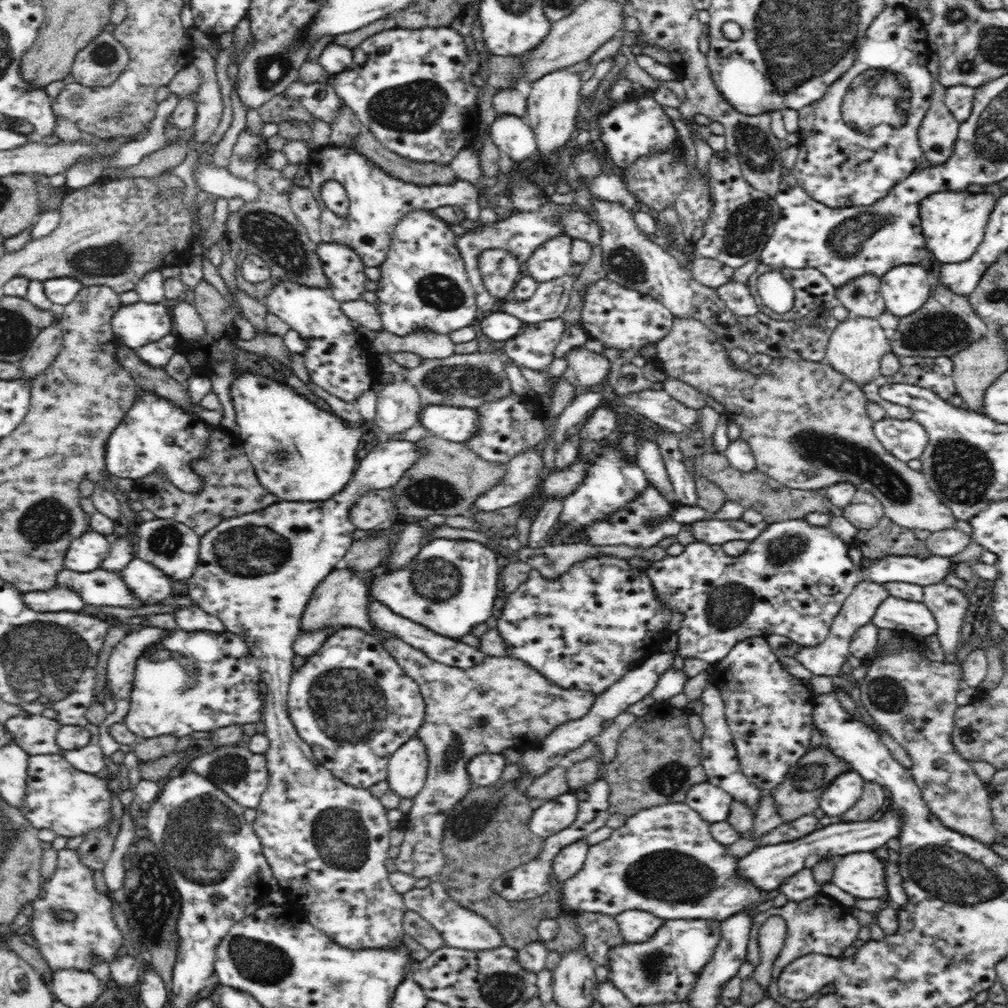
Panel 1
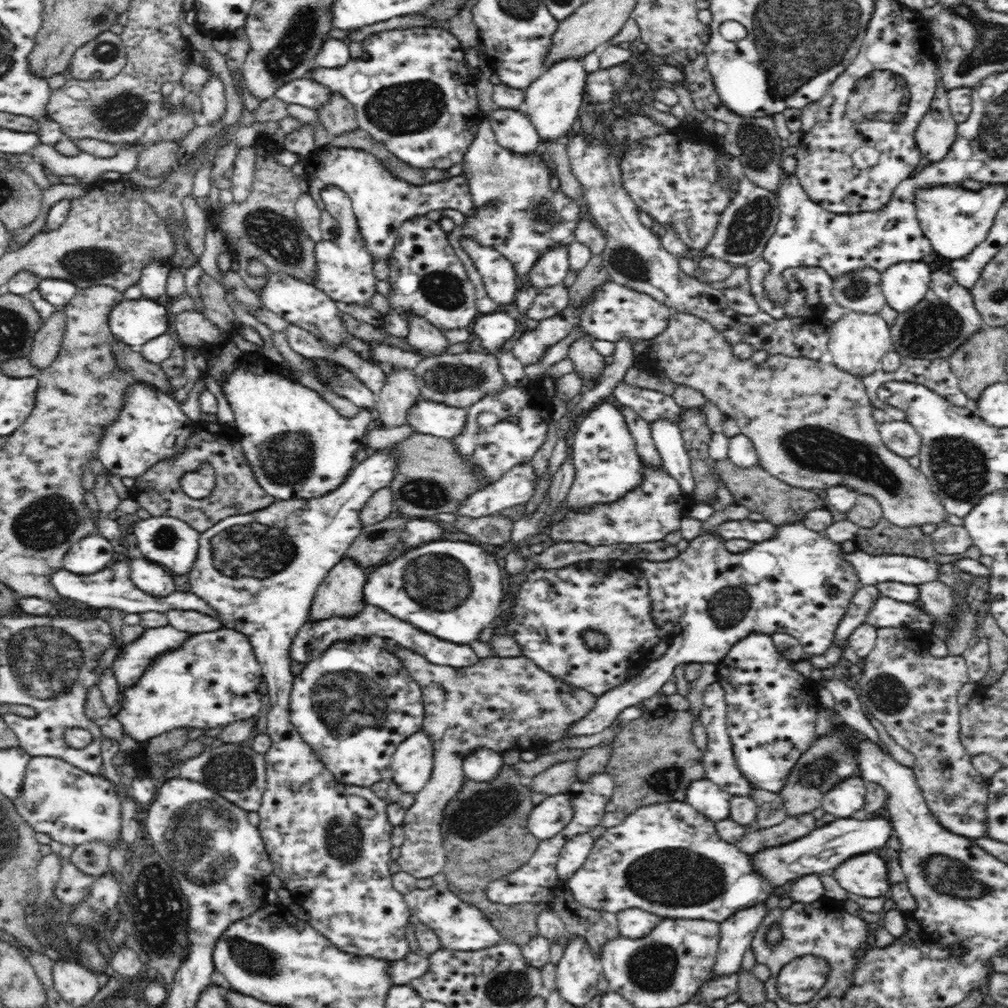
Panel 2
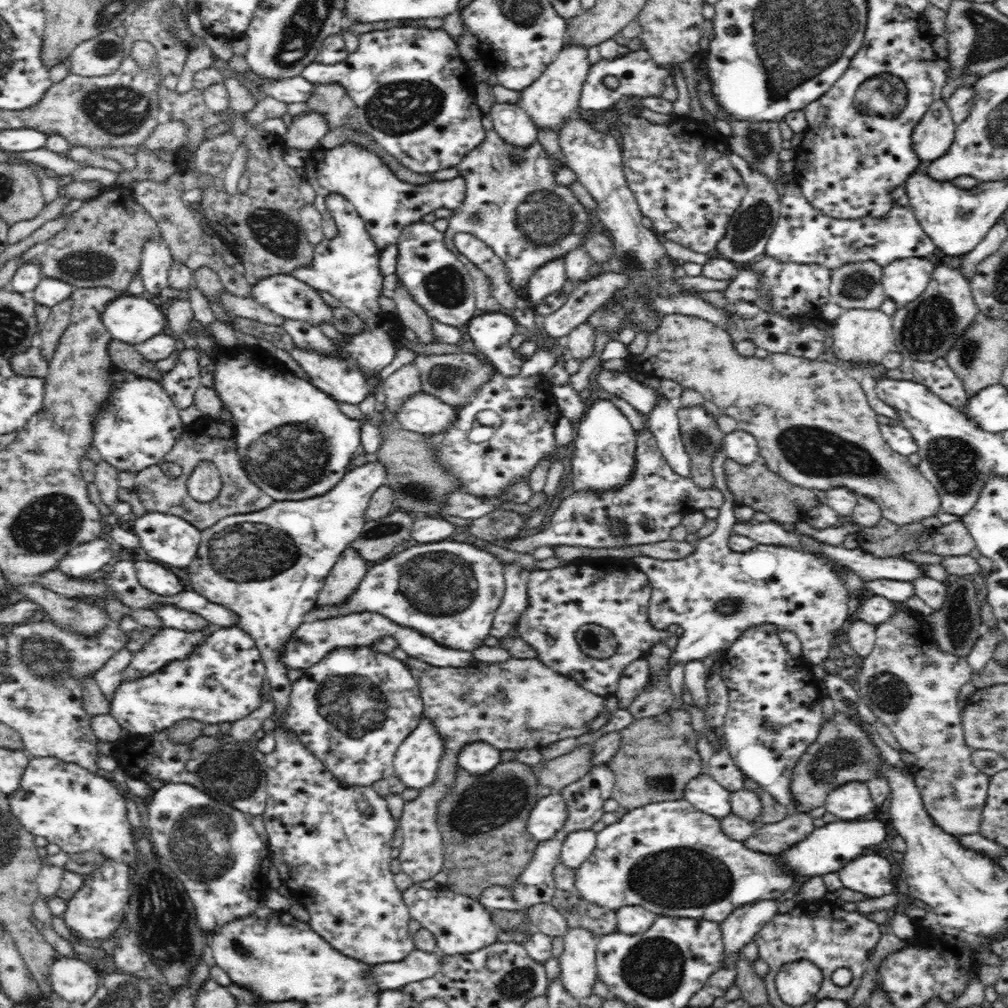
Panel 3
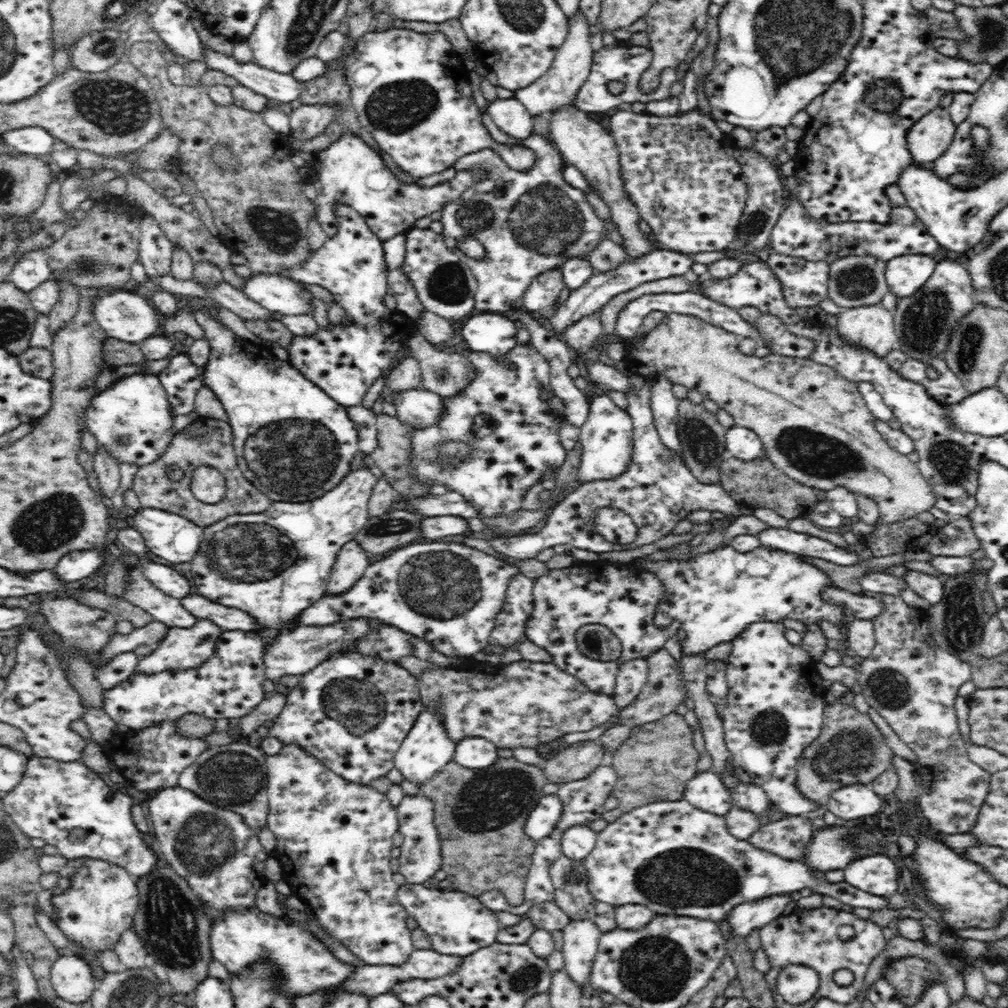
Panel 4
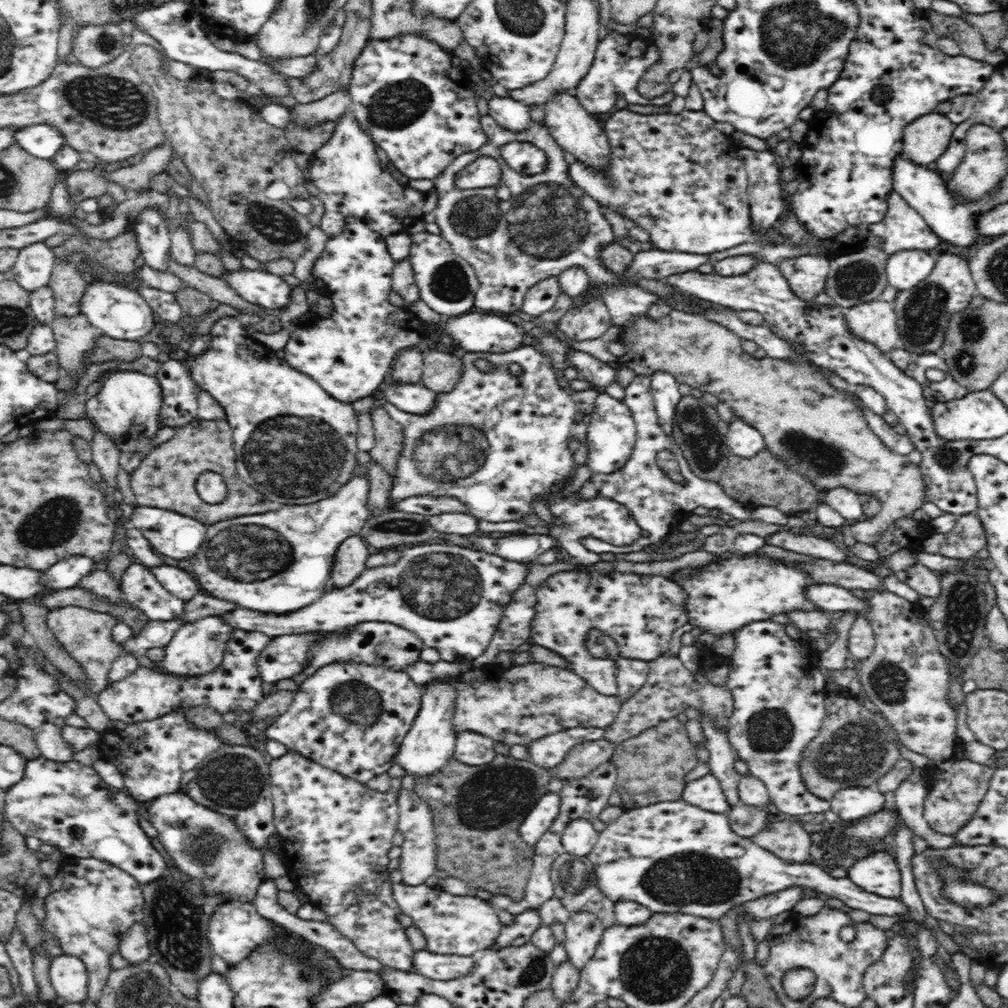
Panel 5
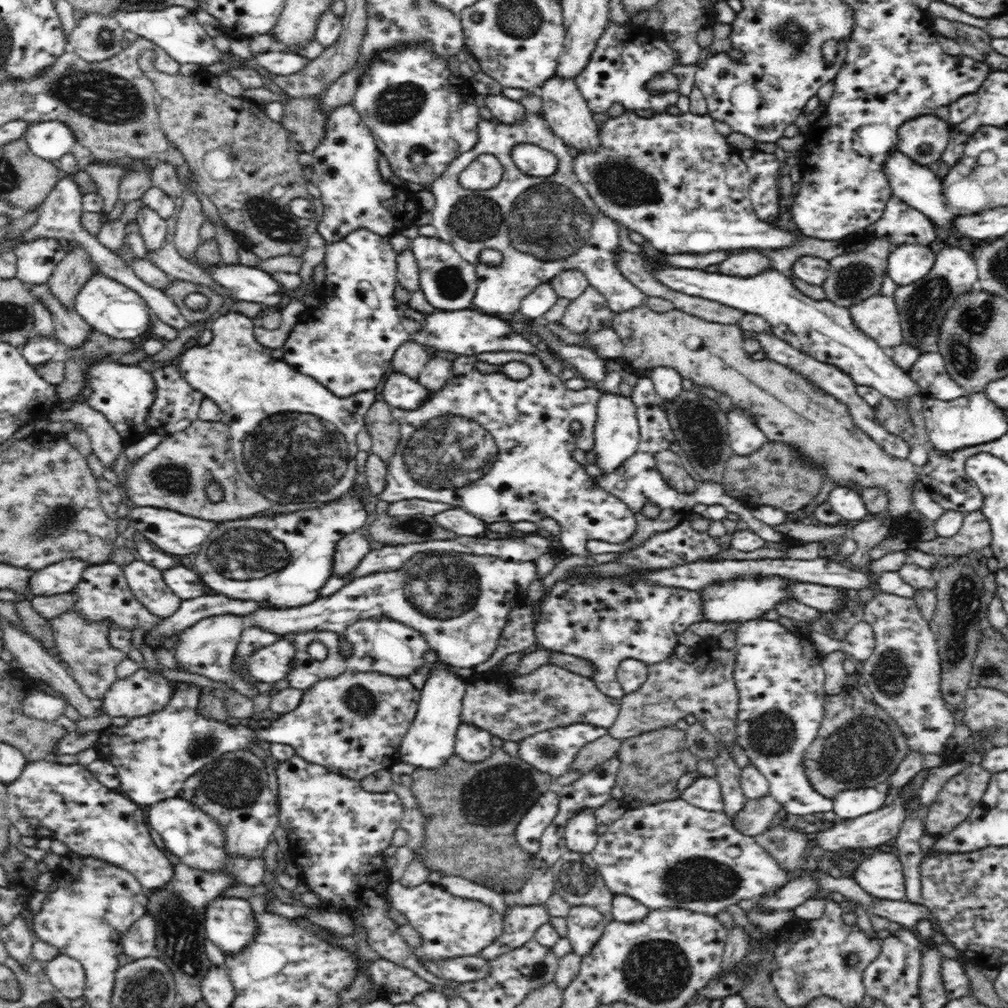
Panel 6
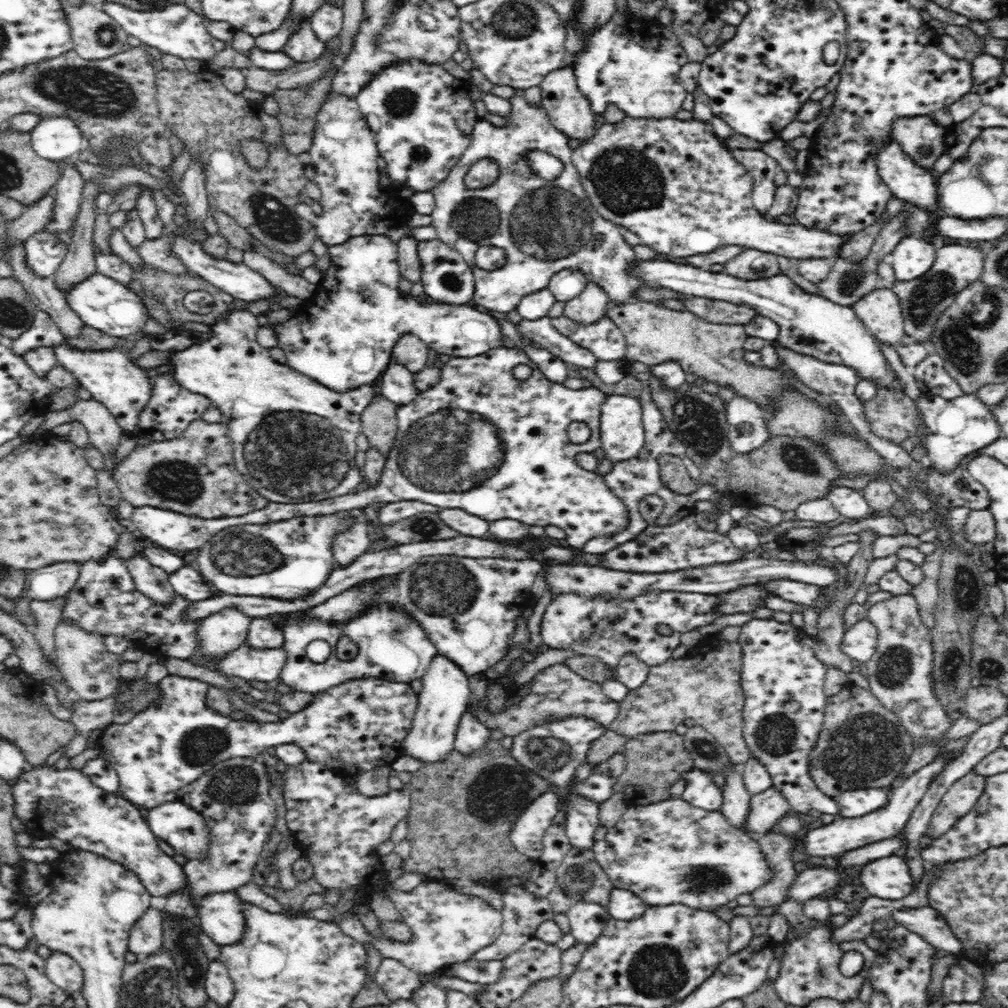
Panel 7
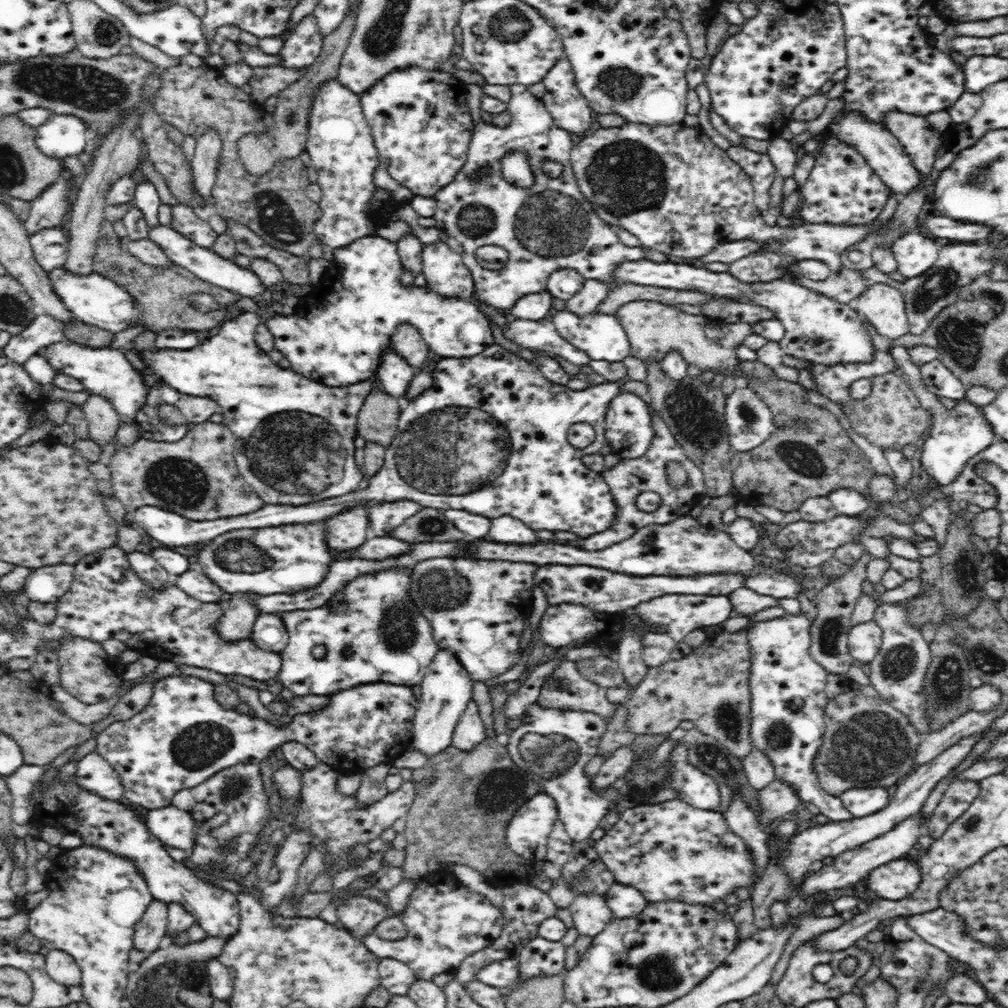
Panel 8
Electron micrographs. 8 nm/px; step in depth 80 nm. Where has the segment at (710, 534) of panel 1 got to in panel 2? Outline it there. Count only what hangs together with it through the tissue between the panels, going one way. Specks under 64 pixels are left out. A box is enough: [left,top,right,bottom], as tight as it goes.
[712,518,777,544]

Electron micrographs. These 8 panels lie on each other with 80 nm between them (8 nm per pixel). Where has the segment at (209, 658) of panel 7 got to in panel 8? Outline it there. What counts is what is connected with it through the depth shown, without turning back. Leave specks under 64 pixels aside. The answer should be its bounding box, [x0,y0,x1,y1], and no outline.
[216,593,260,643]

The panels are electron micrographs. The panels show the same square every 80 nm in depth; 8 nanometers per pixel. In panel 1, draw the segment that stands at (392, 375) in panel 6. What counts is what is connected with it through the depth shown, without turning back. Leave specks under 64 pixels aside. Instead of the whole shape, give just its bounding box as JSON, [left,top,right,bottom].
[418,405,478,443]

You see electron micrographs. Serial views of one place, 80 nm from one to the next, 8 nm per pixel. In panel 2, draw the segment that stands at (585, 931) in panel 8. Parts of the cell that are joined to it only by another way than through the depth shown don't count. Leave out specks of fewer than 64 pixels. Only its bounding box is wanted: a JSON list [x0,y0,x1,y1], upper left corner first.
[555,935,602,1007]

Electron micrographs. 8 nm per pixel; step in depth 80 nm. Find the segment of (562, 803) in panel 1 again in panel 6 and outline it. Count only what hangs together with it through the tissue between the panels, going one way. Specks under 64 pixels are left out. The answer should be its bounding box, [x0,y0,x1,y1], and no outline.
[515,792,559,855]

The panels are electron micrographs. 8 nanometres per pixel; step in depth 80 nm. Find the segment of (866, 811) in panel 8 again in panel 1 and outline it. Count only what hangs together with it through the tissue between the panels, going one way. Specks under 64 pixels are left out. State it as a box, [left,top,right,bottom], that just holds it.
[819,771,865,818]

